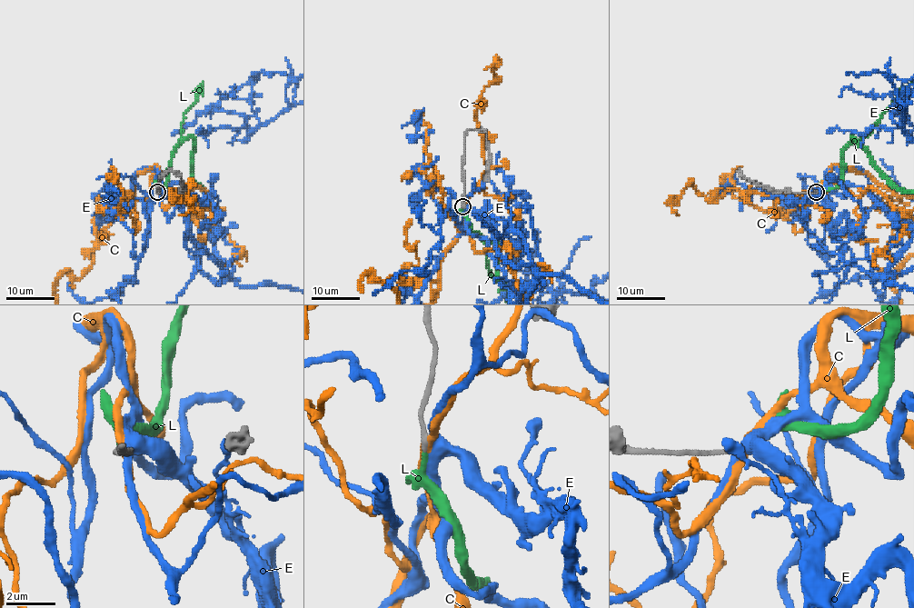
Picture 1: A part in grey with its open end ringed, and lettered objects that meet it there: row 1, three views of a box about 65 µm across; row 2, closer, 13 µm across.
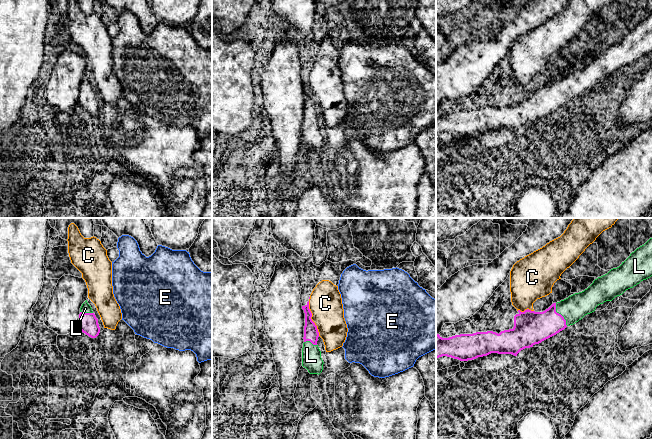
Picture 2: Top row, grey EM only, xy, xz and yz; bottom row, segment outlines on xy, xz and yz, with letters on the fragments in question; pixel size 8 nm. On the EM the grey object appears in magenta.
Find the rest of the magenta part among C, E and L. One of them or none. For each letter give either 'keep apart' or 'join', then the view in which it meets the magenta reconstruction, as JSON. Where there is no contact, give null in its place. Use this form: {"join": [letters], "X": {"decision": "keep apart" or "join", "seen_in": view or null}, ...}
{"join": ["L"], "C": {"decision": "keep apart", "seen_in": "xz"}, "E": {"decision": "keep apart", "seen_in": null}, "L": {"decision": "join", "seen_in": "yz"}}

